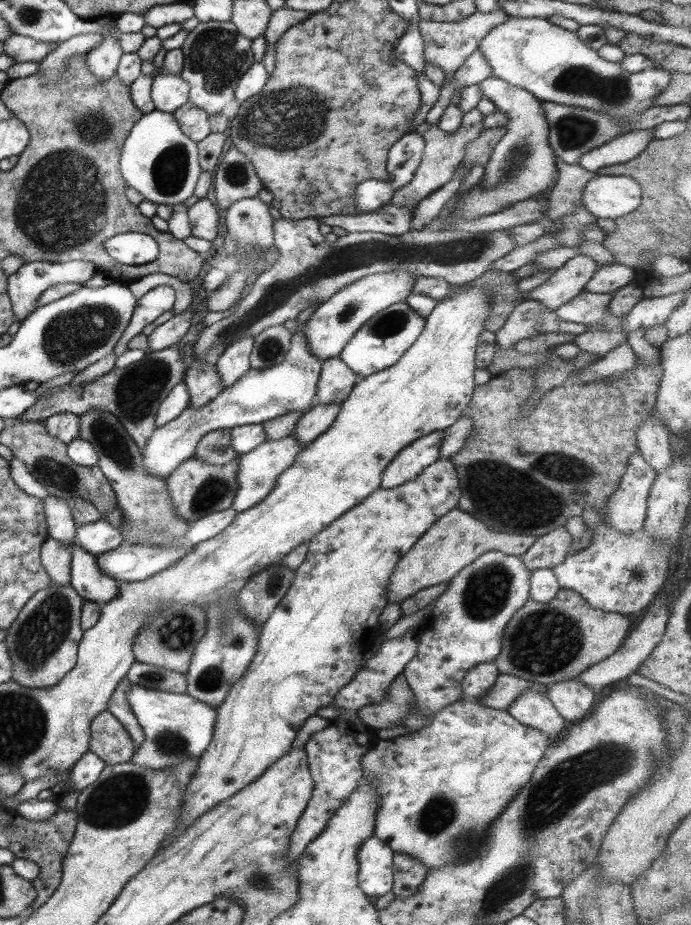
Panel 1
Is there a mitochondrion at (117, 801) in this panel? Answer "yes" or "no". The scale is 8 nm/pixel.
yes

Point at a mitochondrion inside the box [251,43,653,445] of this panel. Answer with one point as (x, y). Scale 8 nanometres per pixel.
(613, 91)

